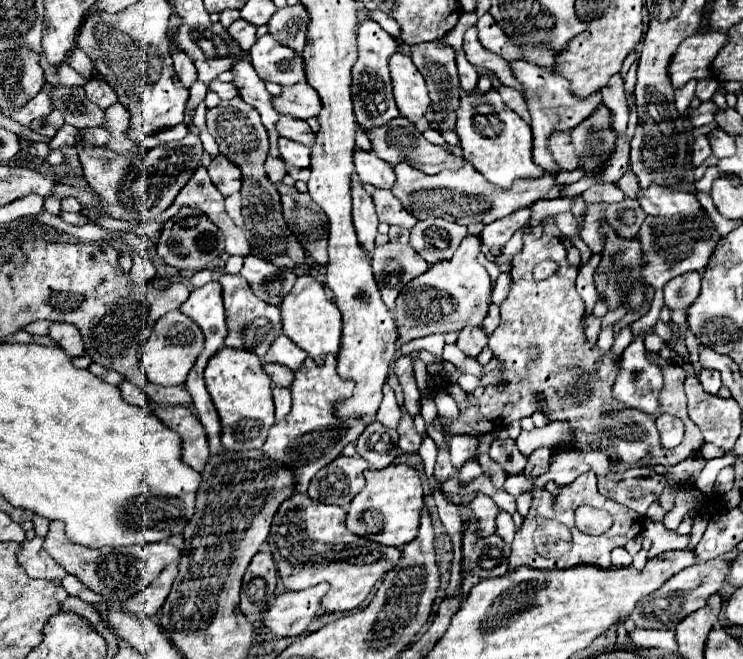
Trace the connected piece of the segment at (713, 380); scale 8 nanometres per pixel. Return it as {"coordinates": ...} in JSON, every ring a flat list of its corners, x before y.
{"coordinates":[[703,369,701,375,699,375,699,381,701,381,703,389,709,391,709,395,717,395,719,389,721,389,721,375,719,375,719,371]]}

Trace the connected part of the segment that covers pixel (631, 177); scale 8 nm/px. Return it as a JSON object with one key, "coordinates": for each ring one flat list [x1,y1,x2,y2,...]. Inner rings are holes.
{"coordinates":[[629,170,619,181,617,186,624,192,624,194,632,199,635,199,639,189,638,180,635,174]]}

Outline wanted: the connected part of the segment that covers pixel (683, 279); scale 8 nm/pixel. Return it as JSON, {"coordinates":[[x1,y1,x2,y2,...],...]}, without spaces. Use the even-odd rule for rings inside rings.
{"coordinates":[[685,273,681,277,671,279,665,287,665,303,669,309,687,309,699,295,701,289,701,273]]}

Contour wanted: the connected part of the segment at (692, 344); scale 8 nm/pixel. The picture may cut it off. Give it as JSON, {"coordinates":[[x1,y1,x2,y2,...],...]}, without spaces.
{"coordinates":[[688,330,685,333,685,344,686,347,690,353,690,360,694,365,695,373,698,375,700,371,702,370,701,365,699,364,699,348,701,346,701,343,693,333]]}

